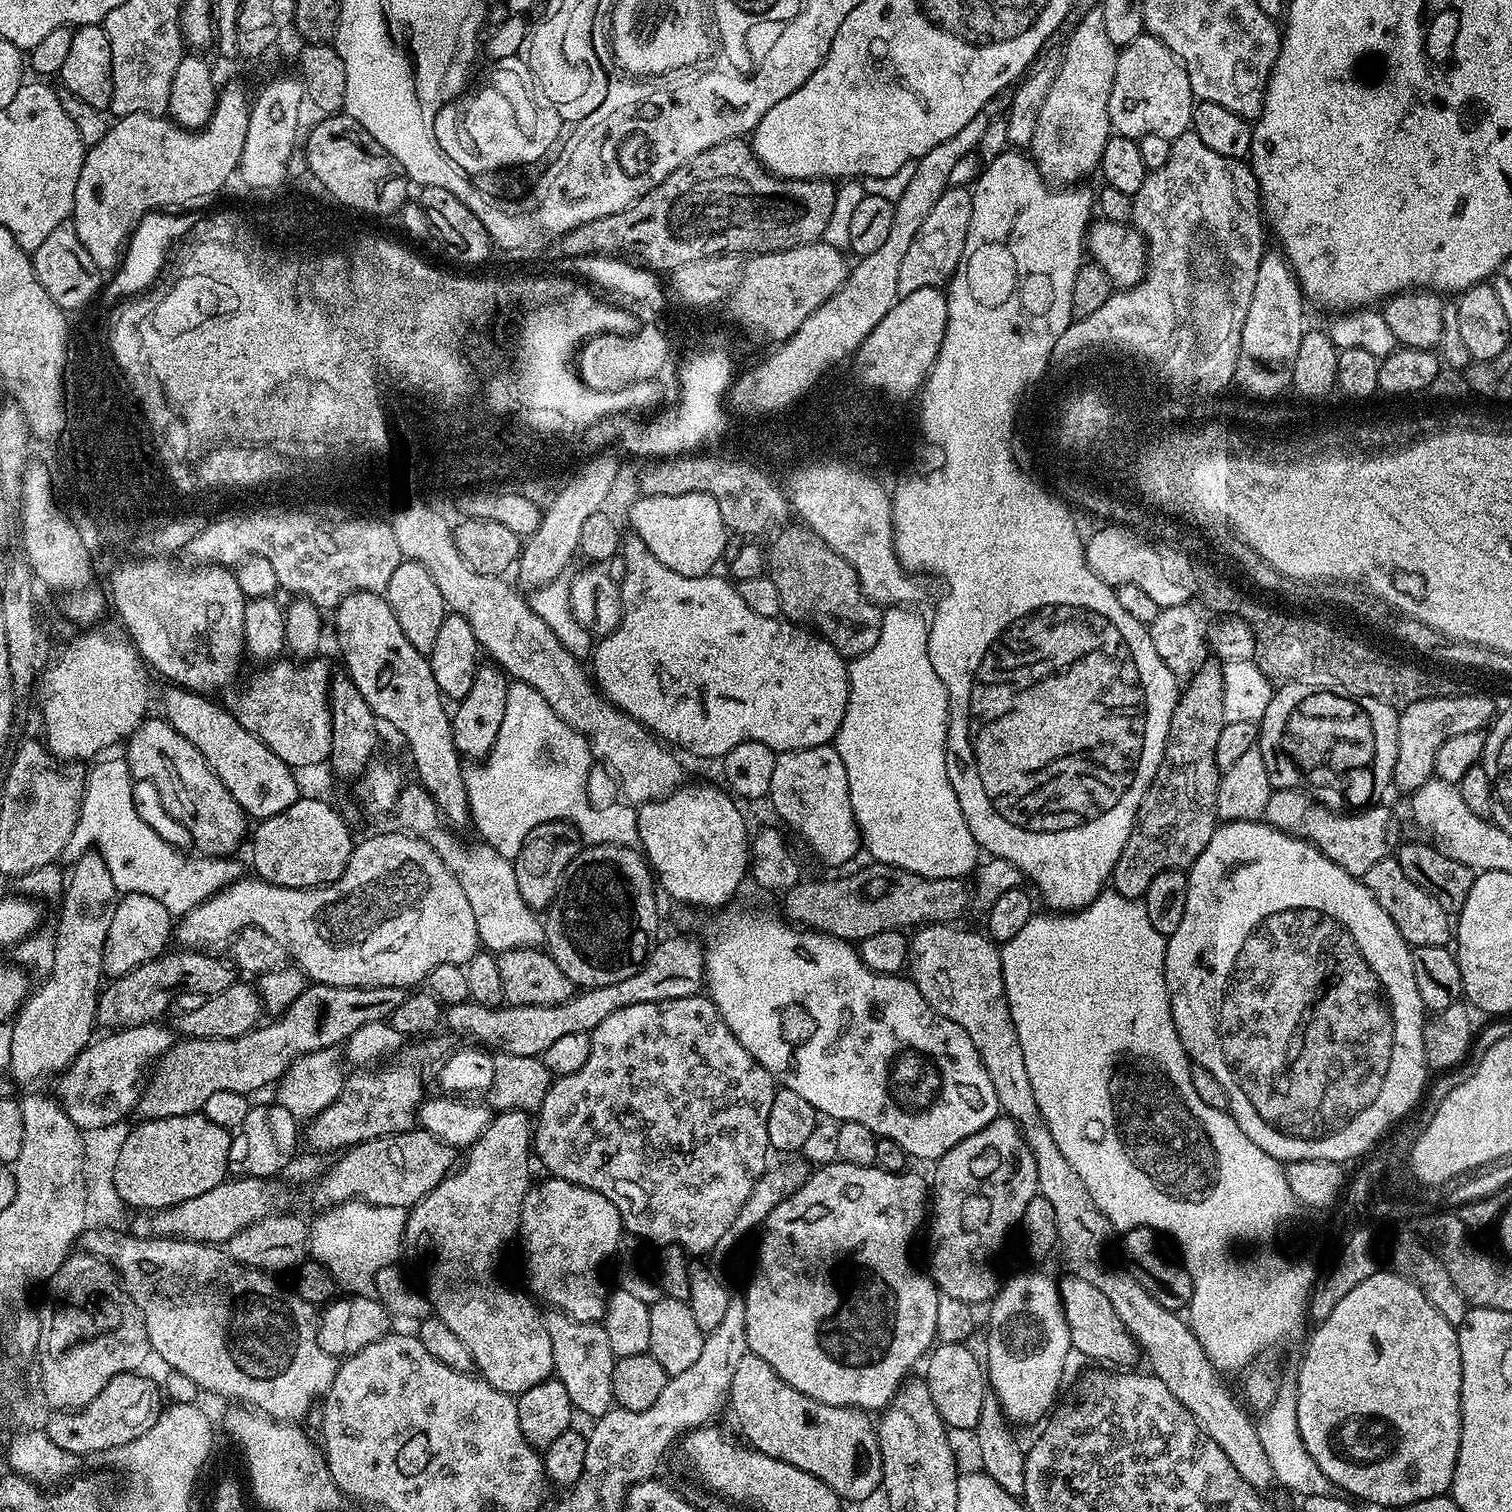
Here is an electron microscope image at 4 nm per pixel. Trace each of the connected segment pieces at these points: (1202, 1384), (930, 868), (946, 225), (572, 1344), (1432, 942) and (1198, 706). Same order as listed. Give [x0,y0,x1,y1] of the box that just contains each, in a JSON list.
[[906,923,1274,1490],[834,607,977,876],[898,186,972,296],[546,1310,617,1418],[1362,855,1454,948],[1110,659,1225,901]]

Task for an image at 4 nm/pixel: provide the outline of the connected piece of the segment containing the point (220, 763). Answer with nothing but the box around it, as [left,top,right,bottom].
[163,686,301,821]

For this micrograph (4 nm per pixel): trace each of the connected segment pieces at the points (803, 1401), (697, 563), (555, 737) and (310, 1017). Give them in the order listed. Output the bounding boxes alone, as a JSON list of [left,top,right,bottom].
[[730,1355,881,1501],[632,494,726,576],[463,683,641,861],[138,983,405,1121]]

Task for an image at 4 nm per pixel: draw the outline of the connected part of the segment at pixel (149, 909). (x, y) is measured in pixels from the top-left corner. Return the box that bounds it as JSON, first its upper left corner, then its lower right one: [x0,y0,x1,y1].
[104,892,174,978]

